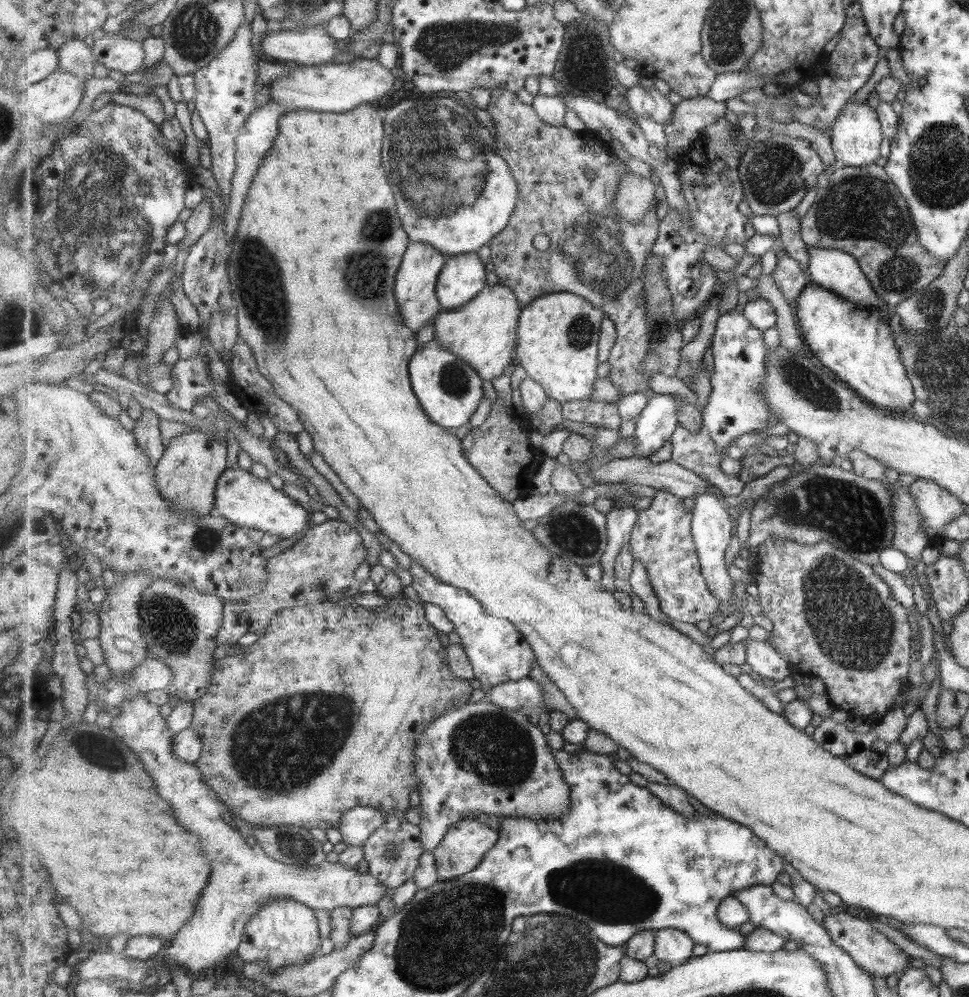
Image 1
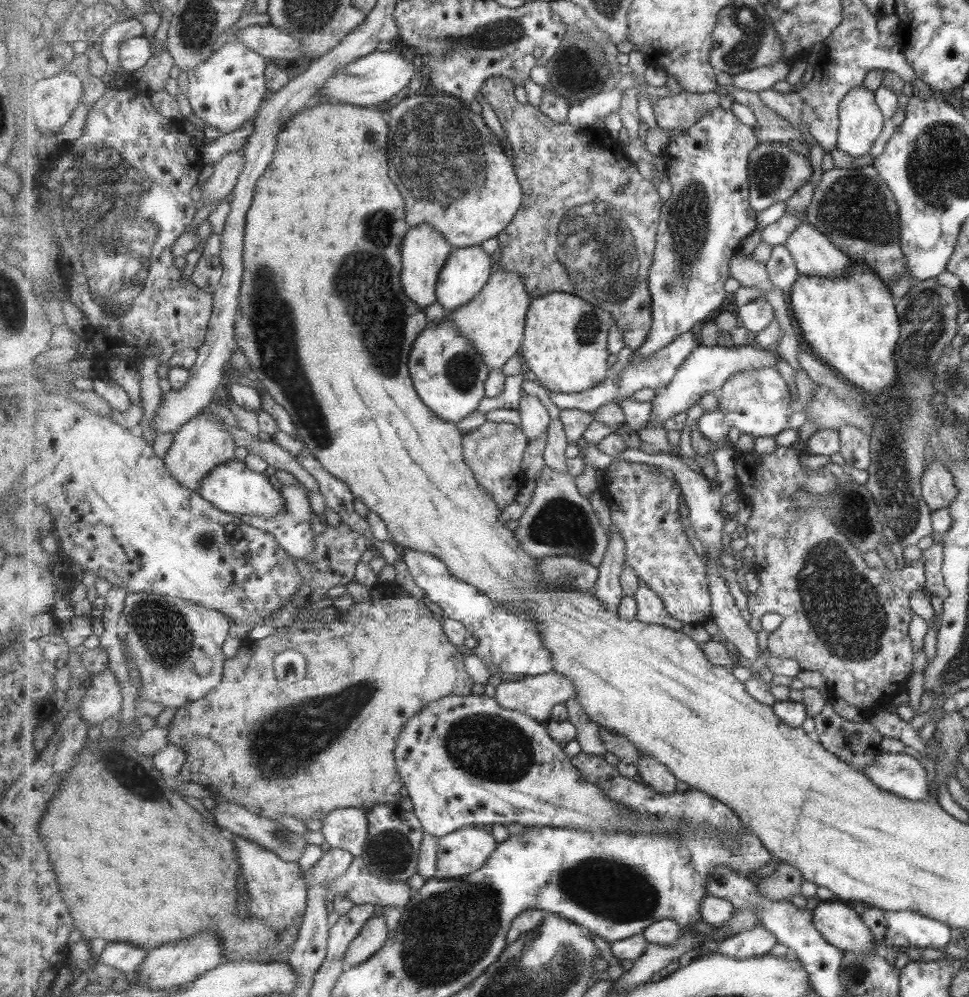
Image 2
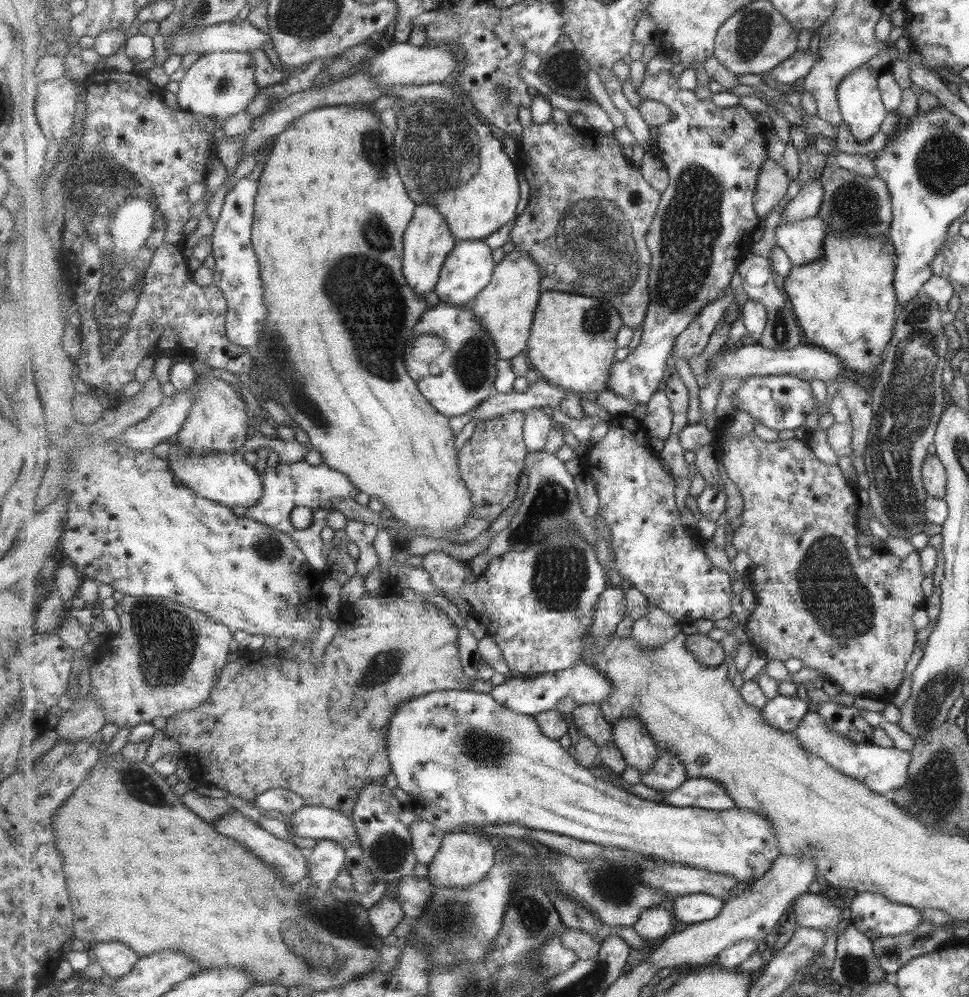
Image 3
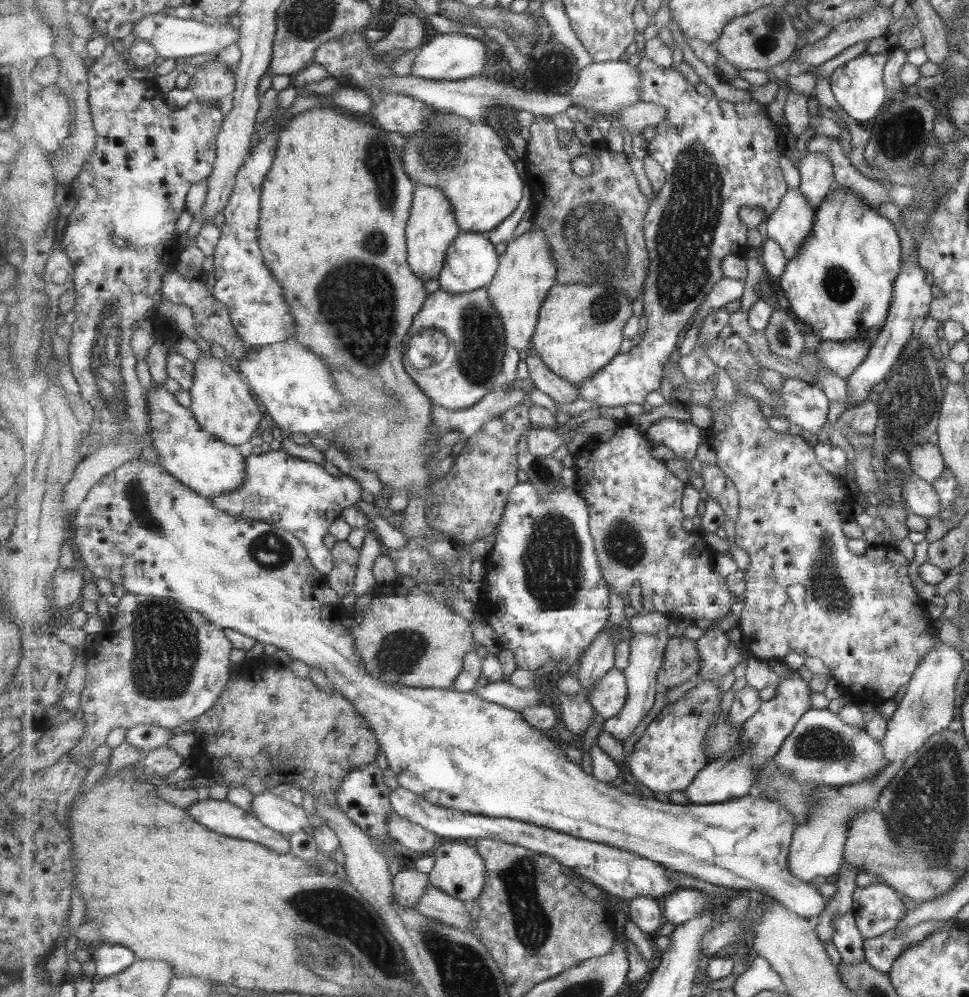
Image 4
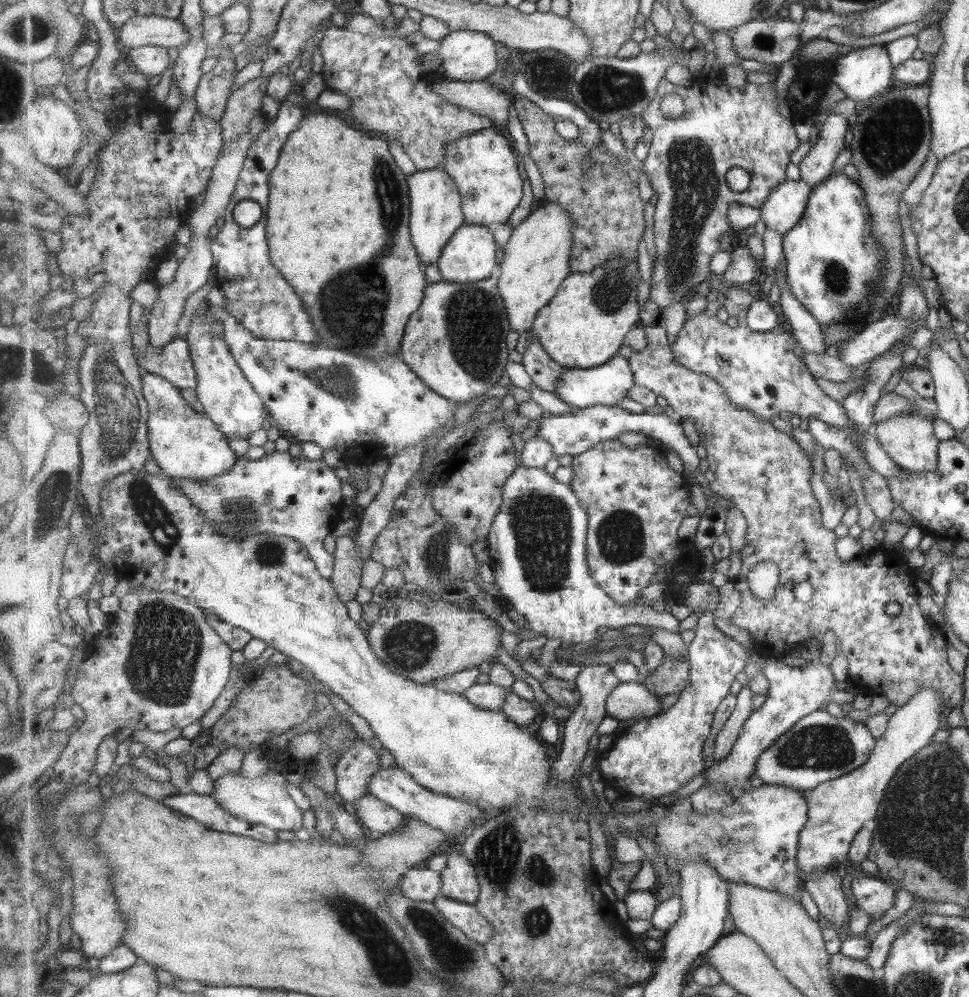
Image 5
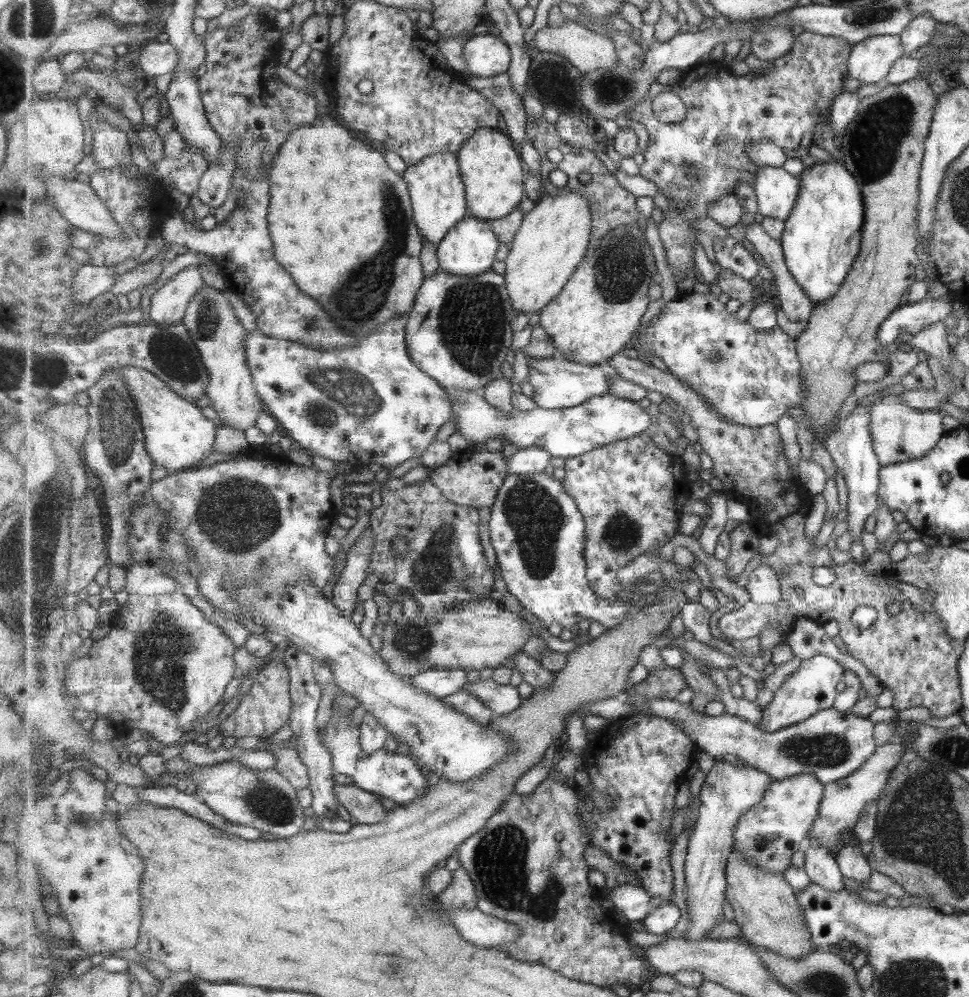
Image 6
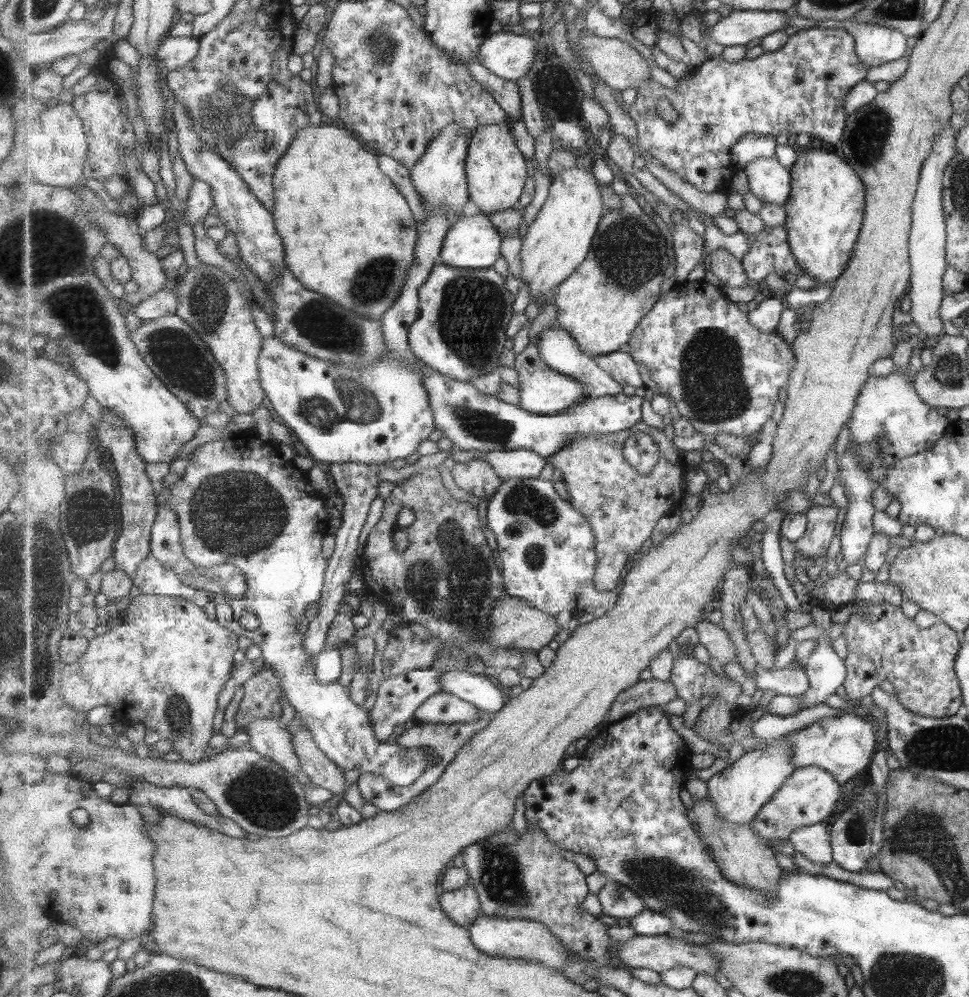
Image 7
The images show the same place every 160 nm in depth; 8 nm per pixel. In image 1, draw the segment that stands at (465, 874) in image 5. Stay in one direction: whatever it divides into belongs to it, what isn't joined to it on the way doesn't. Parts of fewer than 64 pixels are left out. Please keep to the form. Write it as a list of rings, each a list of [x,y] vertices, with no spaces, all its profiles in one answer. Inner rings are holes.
[[[475,818],[463,819],[433,850],[441,882],[463,877],[475,870],[497,844],[500,834]]]

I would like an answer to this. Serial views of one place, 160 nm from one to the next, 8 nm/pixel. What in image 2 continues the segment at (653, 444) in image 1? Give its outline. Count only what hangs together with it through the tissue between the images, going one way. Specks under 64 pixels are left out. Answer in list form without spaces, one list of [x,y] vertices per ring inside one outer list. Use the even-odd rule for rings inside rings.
[[[727,342],[720,346],[700,345],[677,371],[669,386],[659,390],[659,393],[653,400],[654,410],[647,427],[651,429],[663,428],[663,424],[669,418],[673,418],[675,414],[681,414],[681,412],[686,412],[689,408],[693,408],[707,393],[713,394],[717,398],[721,397],[723,387],[732,376],[735,376],[735,373],[743,372],[744,370],[758,371],[760,368],[775,368],[777,362],[781,359],[779,352],[766,351],[761,347],[753,346],[750,342],[742,346],[734,346]]]

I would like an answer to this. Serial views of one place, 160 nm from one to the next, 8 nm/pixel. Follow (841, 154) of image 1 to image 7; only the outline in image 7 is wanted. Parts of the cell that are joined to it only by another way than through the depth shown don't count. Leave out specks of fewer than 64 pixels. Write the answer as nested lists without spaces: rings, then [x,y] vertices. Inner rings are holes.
[[[844,20],[838,25],[854,37],[855,54],[868,68],[898,61],[904,56],[906,35],[901,31],[870,22]]]

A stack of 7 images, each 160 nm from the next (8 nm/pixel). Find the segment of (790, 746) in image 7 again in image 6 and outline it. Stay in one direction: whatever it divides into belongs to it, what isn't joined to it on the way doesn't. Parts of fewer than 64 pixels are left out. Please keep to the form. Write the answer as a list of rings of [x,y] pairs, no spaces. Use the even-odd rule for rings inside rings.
[[[717,762],[707,773],[701,786],[702,805],[698,823],[690,836],[690,845],[685,862],[686,904],[688,905],[689,927],[683,939],[709,940],[707,932],[726,921],[729,912],[726,868],[729,855],[734,850],[735,833],[744,814],[760,804],[770,789],[772,776],[749,764],[731,765]]]

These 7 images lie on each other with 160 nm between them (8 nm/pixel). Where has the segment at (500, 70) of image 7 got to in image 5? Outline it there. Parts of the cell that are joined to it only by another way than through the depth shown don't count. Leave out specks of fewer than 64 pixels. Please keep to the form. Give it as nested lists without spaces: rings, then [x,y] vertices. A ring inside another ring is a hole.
[[[472,30],[450,31],[439,42],[437,58],[441,60],[440,73],[453,81],[475,82],[486,80],[488,76],[497,72],[499,66],[498,42],[490,35]]]

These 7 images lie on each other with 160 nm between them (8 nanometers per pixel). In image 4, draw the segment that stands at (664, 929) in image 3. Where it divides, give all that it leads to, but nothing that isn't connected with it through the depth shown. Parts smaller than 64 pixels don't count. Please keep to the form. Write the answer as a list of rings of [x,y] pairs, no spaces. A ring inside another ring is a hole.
[[[637,897],[630,902],[630,921],[643,932],[654,936],[666,922],[661,900],[653,897]]]

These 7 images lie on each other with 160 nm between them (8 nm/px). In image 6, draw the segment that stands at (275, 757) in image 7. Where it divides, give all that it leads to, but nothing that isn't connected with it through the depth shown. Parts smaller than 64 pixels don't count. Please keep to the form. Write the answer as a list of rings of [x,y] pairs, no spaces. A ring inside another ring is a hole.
[[[285,742],[271,744],[277,764],[274,766],[284,774],[297,790],[310,786],[310,774],[307,765],[301,760],[300,752],[293,747],[286,747]]]

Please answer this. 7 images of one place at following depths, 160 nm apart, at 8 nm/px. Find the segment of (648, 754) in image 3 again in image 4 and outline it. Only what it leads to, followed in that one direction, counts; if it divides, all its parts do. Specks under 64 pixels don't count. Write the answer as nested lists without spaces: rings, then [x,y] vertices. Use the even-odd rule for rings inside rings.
[[[668,630],[659,634],[647,634],[646,632],[636,633],[632,639],[632,653],[630,665],[624,670],[627,678],[629,696],[626,707],[616,716],[604,719],[599,726],[600,729],[609,732],[613,737],[621,742],[633,734],[637,724],[655,708],[655,698],[657,698],[658,672],[666,661],[665,653],[667,645],[672,637]]]

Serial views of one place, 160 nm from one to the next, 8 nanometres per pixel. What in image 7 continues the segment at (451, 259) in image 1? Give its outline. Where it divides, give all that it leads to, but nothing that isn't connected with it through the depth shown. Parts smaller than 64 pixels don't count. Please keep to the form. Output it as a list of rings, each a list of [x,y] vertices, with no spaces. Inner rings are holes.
[[[483,212],[472,216],[460,215],[446,236],[442,250],[442,262],[447,266],[460,269],[491,268],[502,256],[503,239],[504,236],[499,232],[489,215]]]

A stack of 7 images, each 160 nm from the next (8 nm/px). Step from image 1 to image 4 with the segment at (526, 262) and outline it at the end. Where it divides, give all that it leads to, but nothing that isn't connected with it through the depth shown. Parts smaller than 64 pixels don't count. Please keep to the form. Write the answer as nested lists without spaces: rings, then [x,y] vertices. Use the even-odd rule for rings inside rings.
[[[535,116],[533,124],[528,126],[527,157],[525,168],[529,172],[526,184],[532,190],[534,204],[533,226],[546,230],[548,241],[554,250],[554,259],[558,264],[558,284],[571,283],[595,284],[614,281],[618,289],[623,289],[633,300],[641,295],[643,300],[644,284],[650,272],[650,251],[646,243],[646,216],[652,203],[641,192],[639,180],[629,166],[630,159],[624,153],[613,152],[609,148],[587,146],[576,135],[565,147],[557,138],[557,126],[550,116]],[[577,156],[587,156],[593,164],[590,176],[575,175],[571,160]]]

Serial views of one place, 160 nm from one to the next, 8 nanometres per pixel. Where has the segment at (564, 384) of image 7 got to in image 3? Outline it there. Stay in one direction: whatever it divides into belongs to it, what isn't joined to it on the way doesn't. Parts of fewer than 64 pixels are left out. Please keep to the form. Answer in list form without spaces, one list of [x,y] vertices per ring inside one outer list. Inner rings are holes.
[[[647,71],[636,92],[642,100],[655,100],[672,110],[672,119],[658,126],[652,149],[667,167],[670,183],[647,233],[648,246],[652,252],[652,269],[648,281],[651,304],[642,324],[641,341],[625,359],[614,362],[607,390],[623,399],[648,405],[651,398],[663,389],[679,335],[708,304],[724,295],[724,290],[738,271],[741,259],[751,251],[753,232],[763,222],[754,208],[754,199],[763,165],[770,154],[766,143],[767,132],[741,104],[722,108],[712,101],[700,99],[695,90],[681,88],[677,77],[671,72],[654,75]]]

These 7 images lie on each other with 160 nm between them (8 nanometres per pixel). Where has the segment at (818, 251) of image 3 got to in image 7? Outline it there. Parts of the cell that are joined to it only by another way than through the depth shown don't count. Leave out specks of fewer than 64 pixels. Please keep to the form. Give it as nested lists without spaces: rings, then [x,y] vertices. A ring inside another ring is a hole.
[[[777,156],[771,158],[756,158],[743,169],[748,178],[749,190],[761,201],[778,206],[786,206],[791,198],[792,171],[780,163]]]

